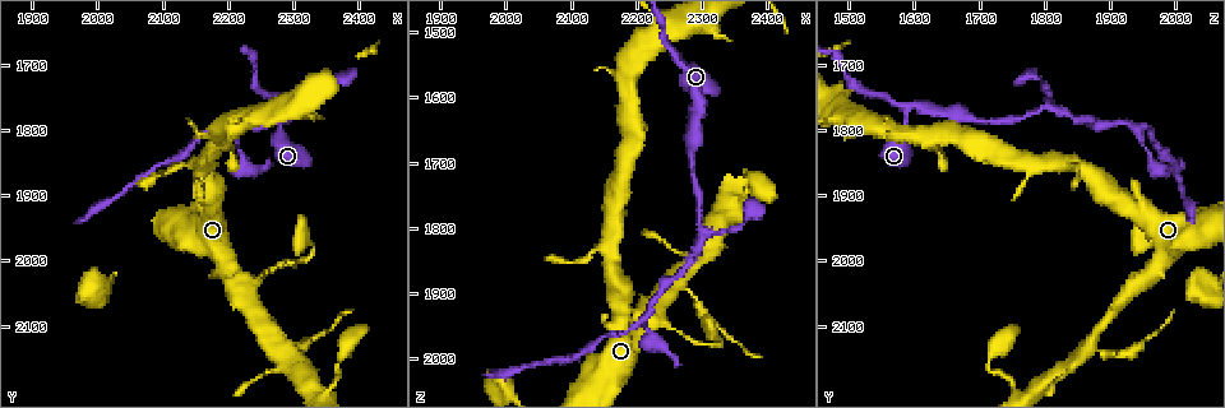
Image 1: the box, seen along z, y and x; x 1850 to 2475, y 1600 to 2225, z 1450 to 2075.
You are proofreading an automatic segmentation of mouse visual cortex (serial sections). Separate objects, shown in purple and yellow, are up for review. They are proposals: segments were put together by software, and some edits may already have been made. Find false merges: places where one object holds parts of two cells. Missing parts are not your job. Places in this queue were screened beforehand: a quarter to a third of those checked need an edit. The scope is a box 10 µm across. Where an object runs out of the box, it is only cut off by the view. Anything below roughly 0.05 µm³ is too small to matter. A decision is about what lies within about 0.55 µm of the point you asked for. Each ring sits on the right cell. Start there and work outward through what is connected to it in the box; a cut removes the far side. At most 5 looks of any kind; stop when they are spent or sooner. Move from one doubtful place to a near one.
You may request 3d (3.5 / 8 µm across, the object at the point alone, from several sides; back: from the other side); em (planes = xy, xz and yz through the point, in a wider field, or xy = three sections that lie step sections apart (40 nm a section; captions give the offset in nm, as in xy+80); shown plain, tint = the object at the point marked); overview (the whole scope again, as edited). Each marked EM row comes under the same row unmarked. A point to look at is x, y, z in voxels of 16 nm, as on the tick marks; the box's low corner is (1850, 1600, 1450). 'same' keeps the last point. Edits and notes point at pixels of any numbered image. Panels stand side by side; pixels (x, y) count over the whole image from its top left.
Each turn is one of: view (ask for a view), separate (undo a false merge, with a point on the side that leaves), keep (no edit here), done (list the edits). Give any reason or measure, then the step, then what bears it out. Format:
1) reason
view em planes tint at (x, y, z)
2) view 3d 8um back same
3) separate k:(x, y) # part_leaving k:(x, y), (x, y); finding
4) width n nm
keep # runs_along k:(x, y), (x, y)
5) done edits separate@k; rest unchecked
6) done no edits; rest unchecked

three-way junction
view 3d 3.5um at (2285, 1770, 1585)

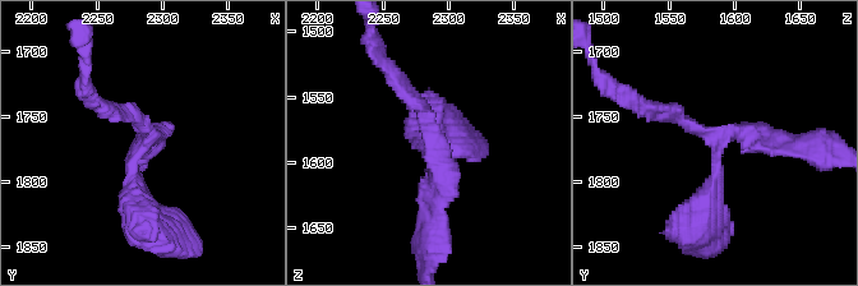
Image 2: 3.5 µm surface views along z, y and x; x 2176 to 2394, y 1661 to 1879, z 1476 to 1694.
arms 3; arm_widths 150, 150, 400 nm
view em planes tint at (2286, 1772, 1588)

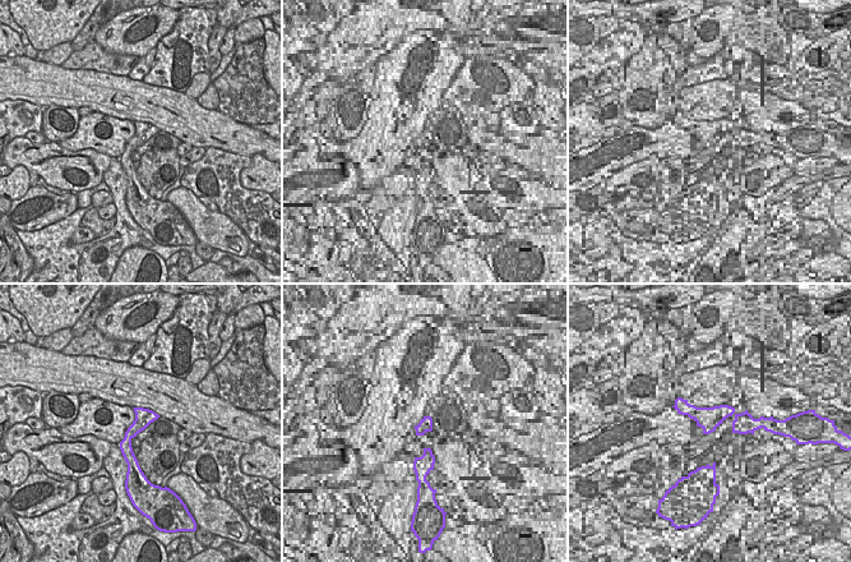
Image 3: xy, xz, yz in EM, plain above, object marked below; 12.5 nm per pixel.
keep # runs_along 3:(139, 410), (128, 437), (135, 468); continuous, no second cell

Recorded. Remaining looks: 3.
thick turns thin
view em xy step 5 tint at (2160, 1850, 1830)

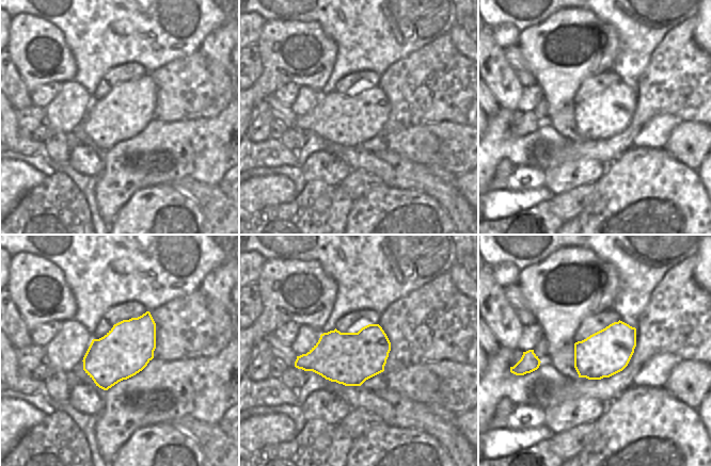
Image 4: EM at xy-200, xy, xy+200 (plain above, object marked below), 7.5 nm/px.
view 3d 3.5um same

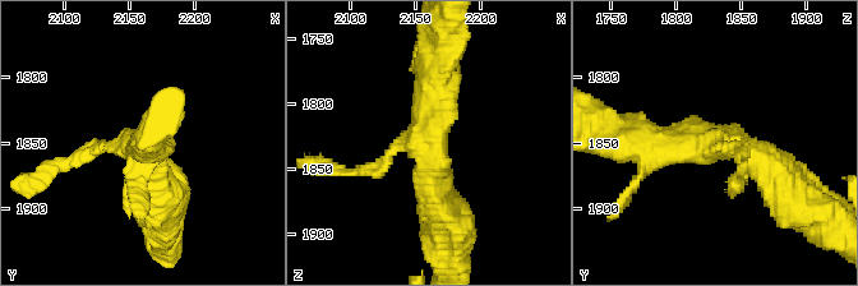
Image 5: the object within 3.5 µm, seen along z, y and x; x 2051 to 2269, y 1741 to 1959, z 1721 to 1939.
keep # one cell here

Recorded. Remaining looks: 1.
done no edits; rest unchecked

